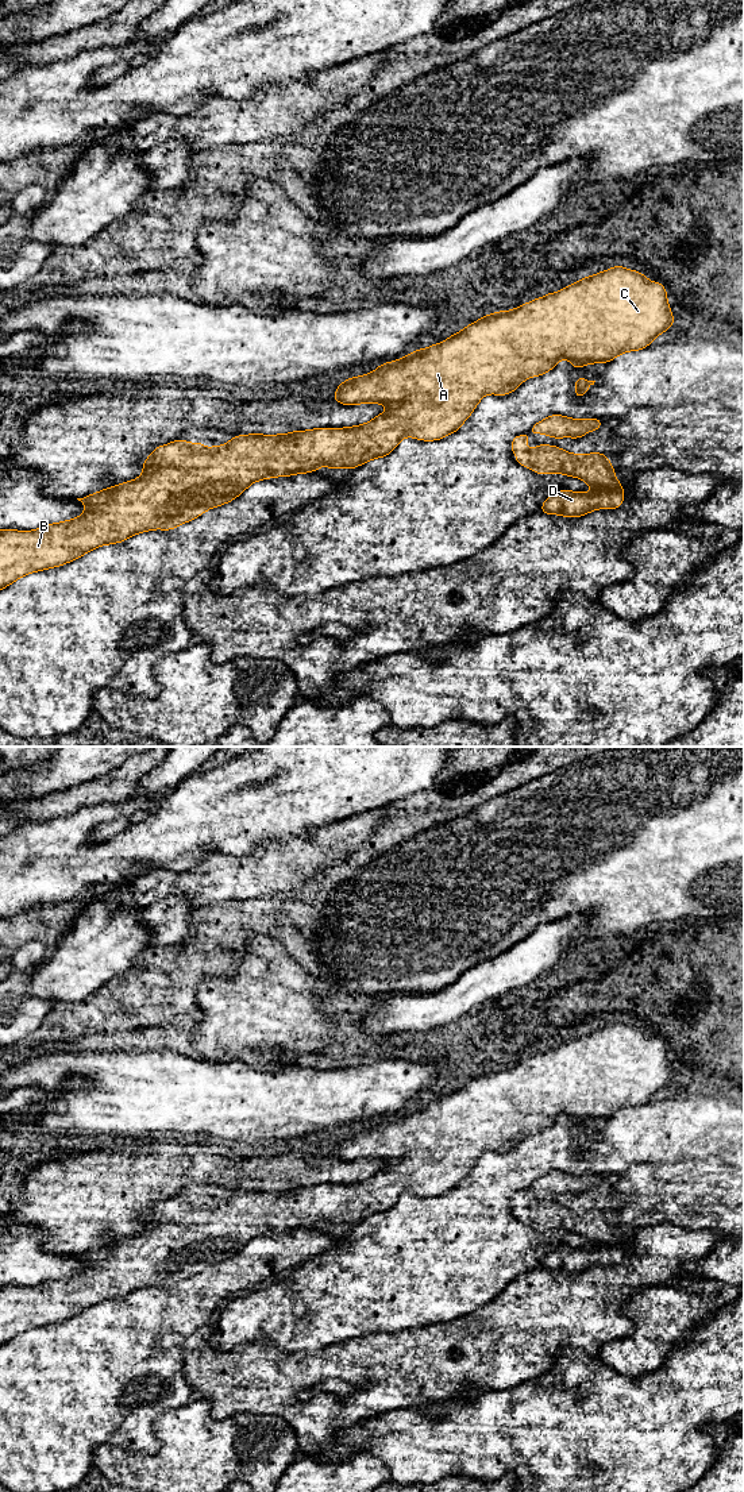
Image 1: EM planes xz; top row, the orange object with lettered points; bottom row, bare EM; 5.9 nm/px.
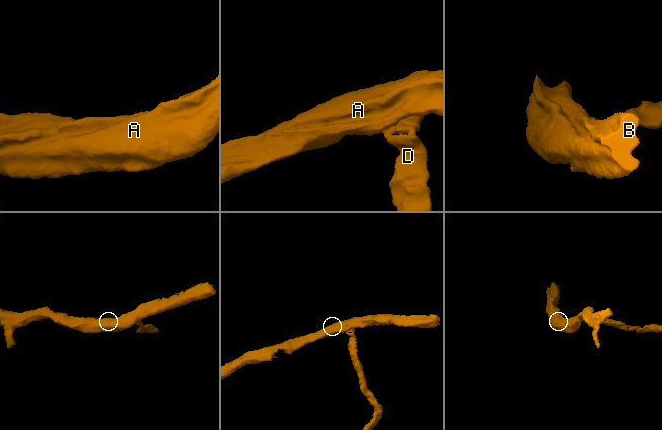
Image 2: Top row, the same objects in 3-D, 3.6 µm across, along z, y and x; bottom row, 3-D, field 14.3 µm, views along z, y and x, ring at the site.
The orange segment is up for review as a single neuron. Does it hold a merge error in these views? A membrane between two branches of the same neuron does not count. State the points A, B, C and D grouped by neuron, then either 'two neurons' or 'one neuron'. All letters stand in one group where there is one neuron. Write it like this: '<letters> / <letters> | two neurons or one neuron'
A B C D | one neuron

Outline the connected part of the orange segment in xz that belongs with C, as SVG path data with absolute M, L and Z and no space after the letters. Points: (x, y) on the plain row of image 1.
M614 1022L585 1033L571 1042L535 1055L529 1060L521 1060L516 1065L486 1071L442 1099L424 1106L417 1104L398 1117L382 1119L370 1130L352 1133L339 1140L332 1154L342 1161L373 1158L389 1163L386 1168L366 1180L281 1191L240 1191L230 1195L224 1202L211 1204L201 1199L190 1200L178 1195L154 1204L143 1218L143 1230L139 1234L77 1254L85 1261L82 1272L35 1287L0 1285L0 1346L30 1329L73 1318L100 1302L122 1299L134 1291L153 1285L170 1287L211 1264L235 1256L255 1237L312 1229L321 1222L355 1225L371 1215L389 1211L408 1192L427 1198L443 1195L460 1184L483 1152L509 1150L525 1136L548 1129L560 1115L568 1115L574 1125L579 1125L590 1119L606 1119L624 1109L645 1104L656 1092L667 1087L674 1076L666 1044L624 1022Z

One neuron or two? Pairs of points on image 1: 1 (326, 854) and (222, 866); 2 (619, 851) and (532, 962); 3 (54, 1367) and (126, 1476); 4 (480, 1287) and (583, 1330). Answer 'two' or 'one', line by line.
1: one
2: two
3: two
4: two

